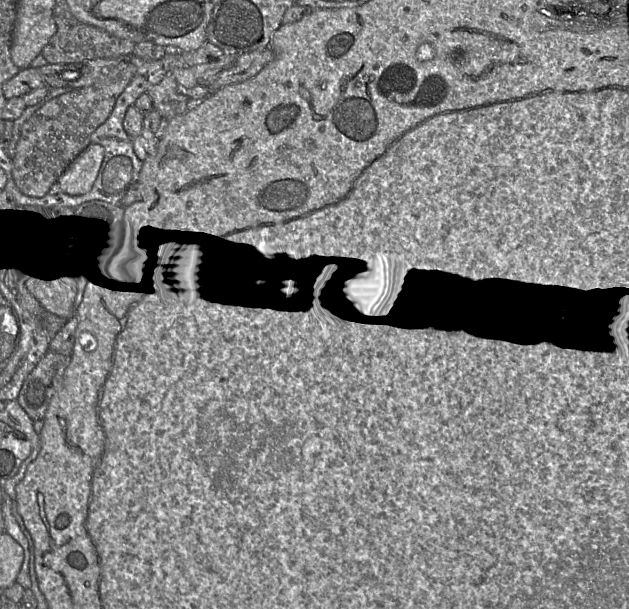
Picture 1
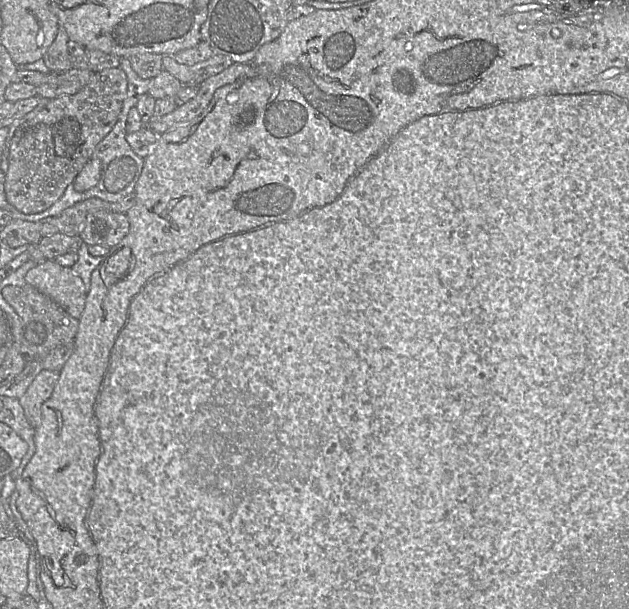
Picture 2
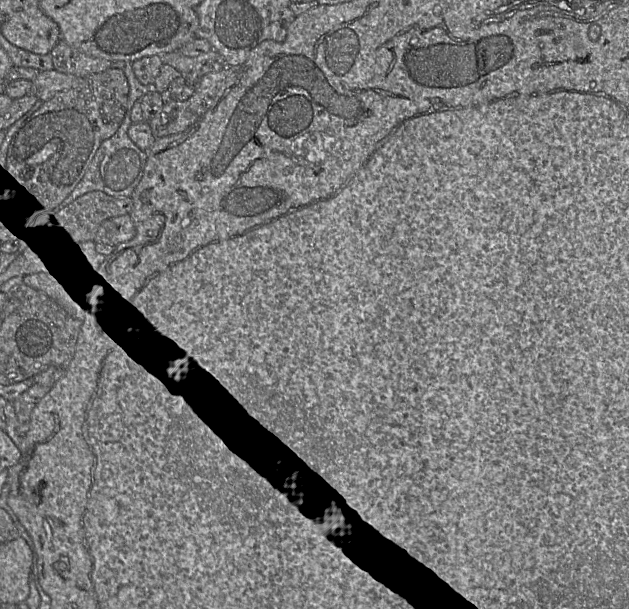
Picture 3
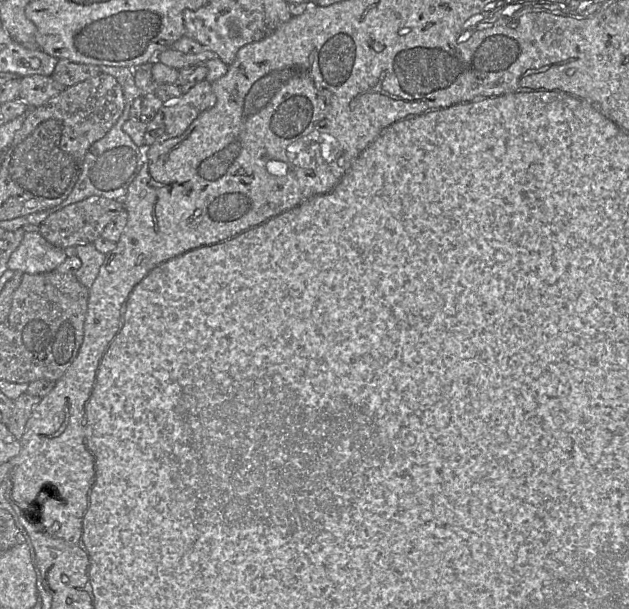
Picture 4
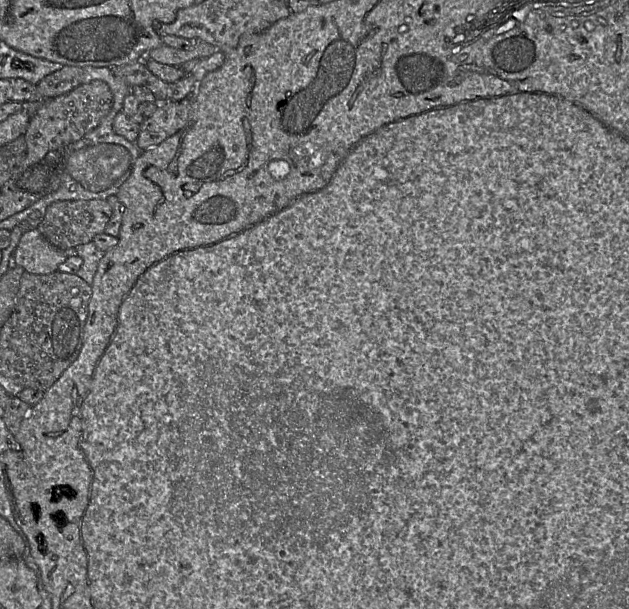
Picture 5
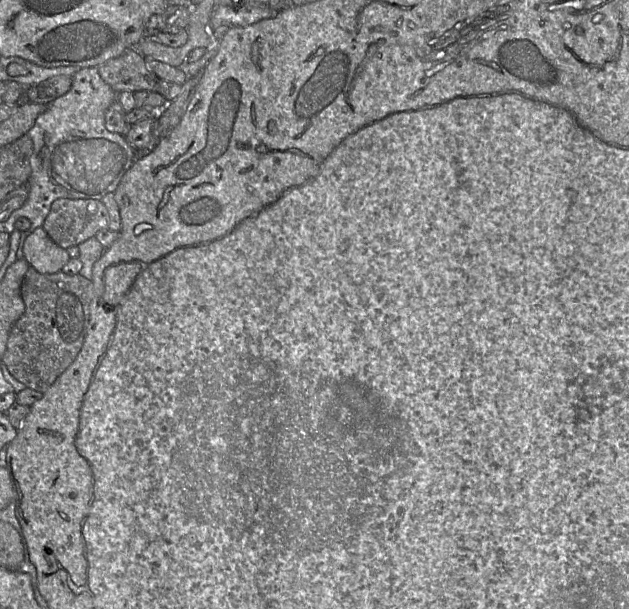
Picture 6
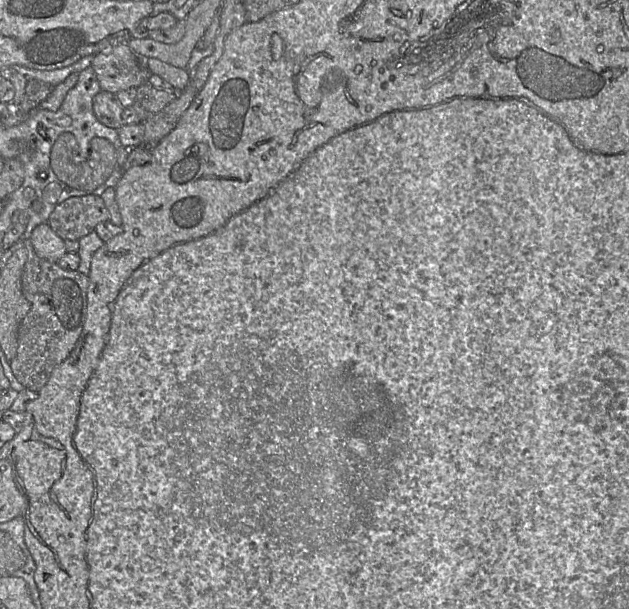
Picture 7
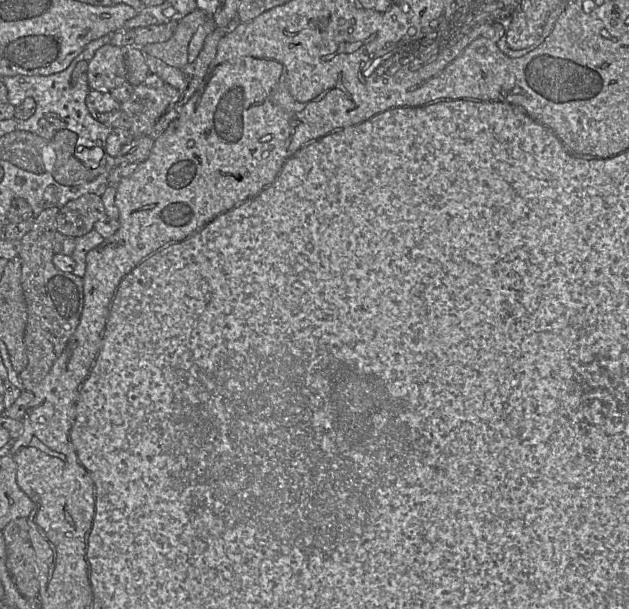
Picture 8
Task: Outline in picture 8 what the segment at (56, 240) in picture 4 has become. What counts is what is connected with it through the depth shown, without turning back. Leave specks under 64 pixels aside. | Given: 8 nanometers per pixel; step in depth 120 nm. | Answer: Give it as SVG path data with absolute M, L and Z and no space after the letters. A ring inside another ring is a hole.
M88 193L69 201L59 210L56 220L57 232L77 238L94 229L97 221L109 218L102 202L96 193Z

